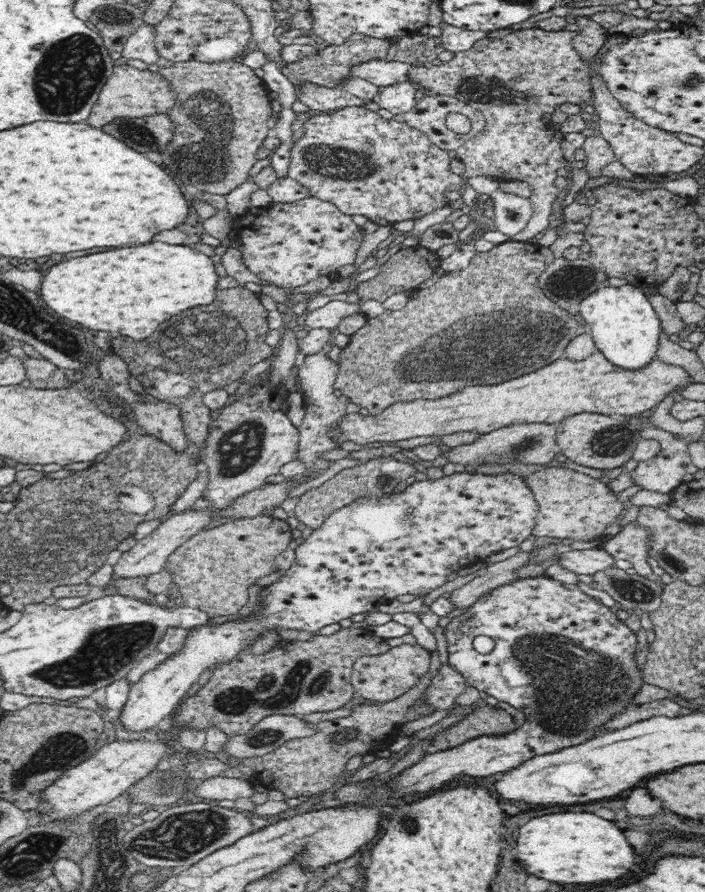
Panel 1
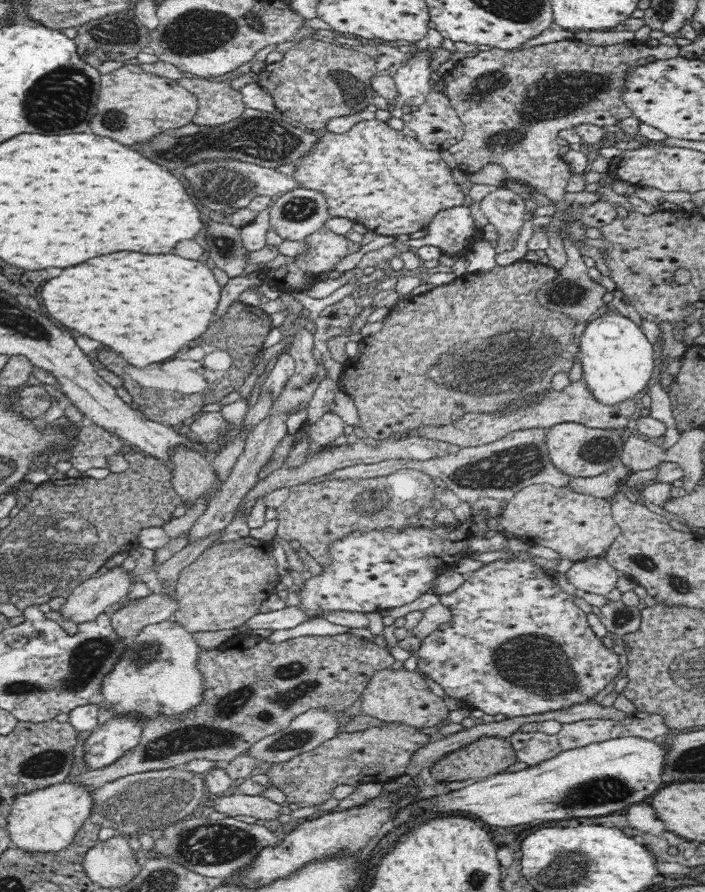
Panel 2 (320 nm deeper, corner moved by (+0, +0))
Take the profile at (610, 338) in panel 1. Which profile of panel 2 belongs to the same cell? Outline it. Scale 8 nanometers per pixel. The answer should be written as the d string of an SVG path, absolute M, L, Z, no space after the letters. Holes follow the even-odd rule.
M609 310L602 318L591 321L583 331L579 357L584 383L592 397L602 405L619 405L641 396L657 362L657 346L648 342L641 328L628 317Z

